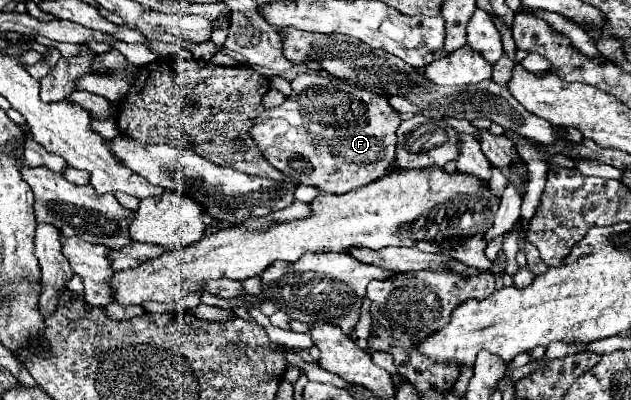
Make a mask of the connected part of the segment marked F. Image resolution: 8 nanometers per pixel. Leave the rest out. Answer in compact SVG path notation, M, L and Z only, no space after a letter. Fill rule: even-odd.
M301 75L291 81L293 93L281 107L267 109L251 125L251 139L259 153L277 171L295 179L297 183L313 185L323 193L343 195L367 183L373 183L391 173L395 165L397 129L401 125L399 113L389 105L385 93L373 93L361 87L347 85L339 79L331 81L319 75Z

